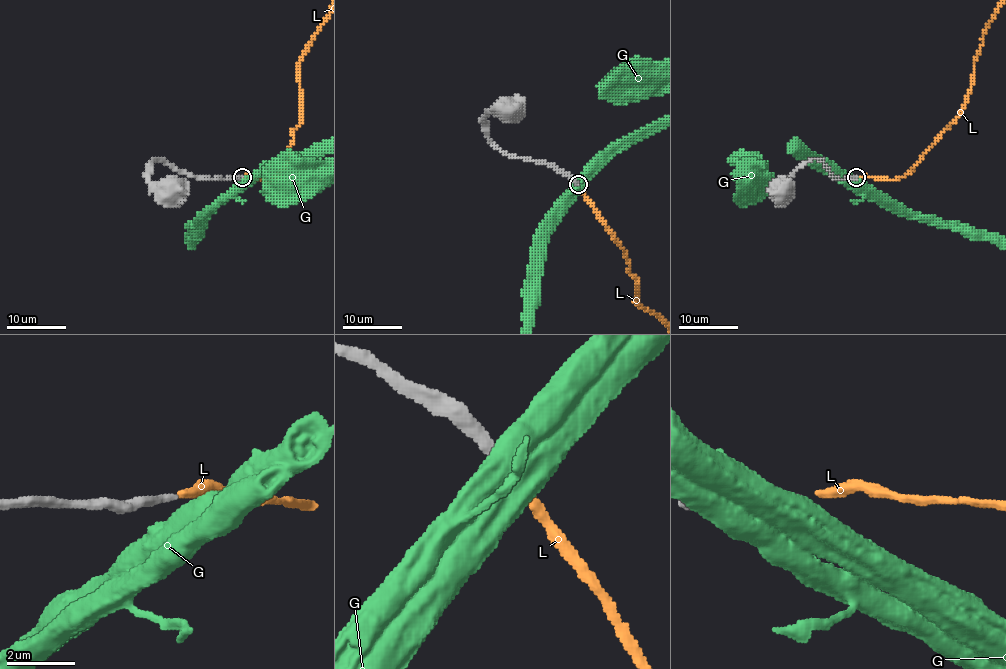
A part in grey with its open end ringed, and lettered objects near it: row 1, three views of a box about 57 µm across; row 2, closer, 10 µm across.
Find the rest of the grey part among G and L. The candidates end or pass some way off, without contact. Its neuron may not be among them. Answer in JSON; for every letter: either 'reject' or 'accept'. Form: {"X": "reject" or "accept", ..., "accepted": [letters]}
{"G": "reject", "L": "accept", "accepted": ["L"]}

